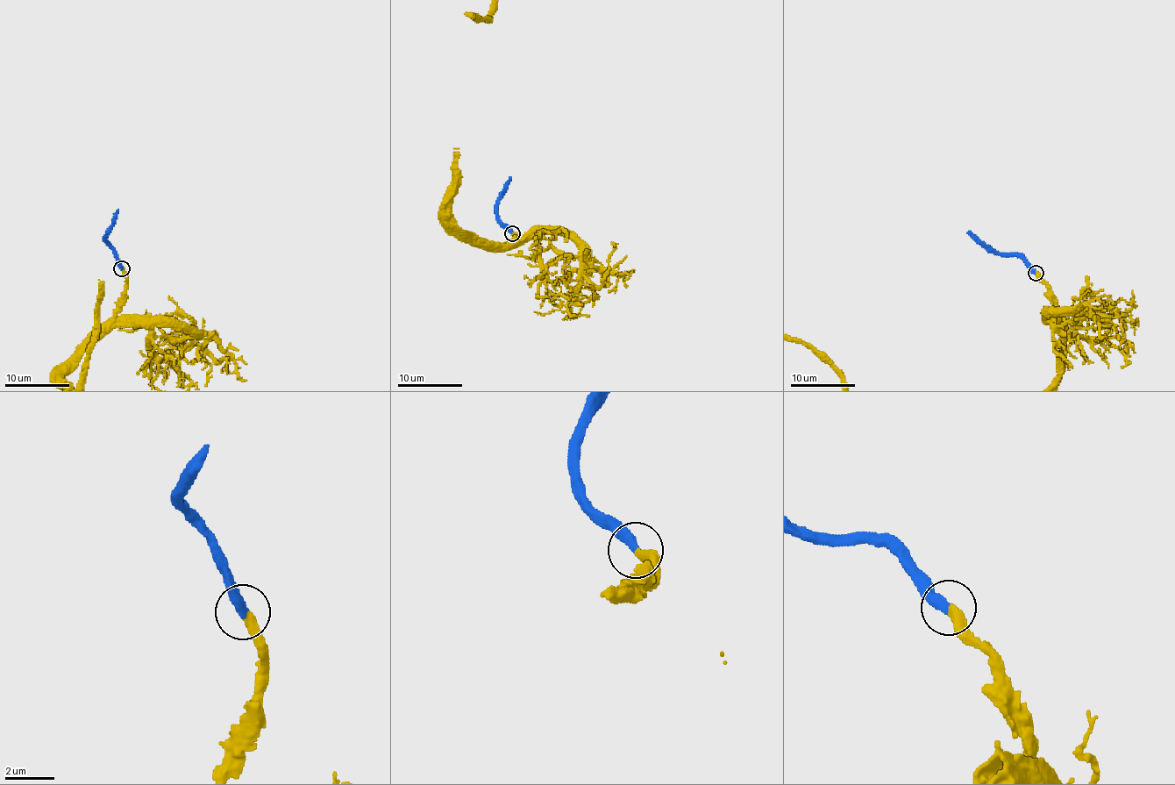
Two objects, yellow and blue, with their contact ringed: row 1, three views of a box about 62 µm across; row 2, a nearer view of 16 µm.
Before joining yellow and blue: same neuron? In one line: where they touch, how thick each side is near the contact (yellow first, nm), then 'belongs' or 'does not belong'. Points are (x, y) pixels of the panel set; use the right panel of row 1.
at (1036, 273); 400 nm thick on the yellow side, 440 nm on the other; belongs

